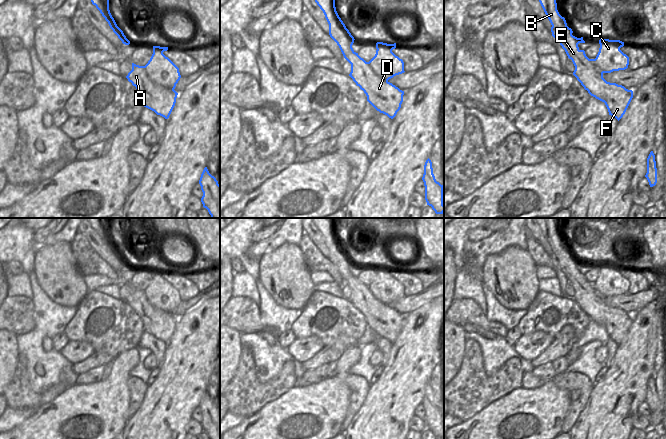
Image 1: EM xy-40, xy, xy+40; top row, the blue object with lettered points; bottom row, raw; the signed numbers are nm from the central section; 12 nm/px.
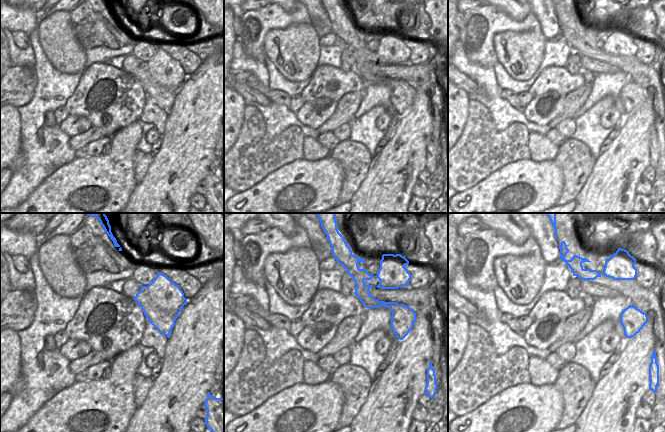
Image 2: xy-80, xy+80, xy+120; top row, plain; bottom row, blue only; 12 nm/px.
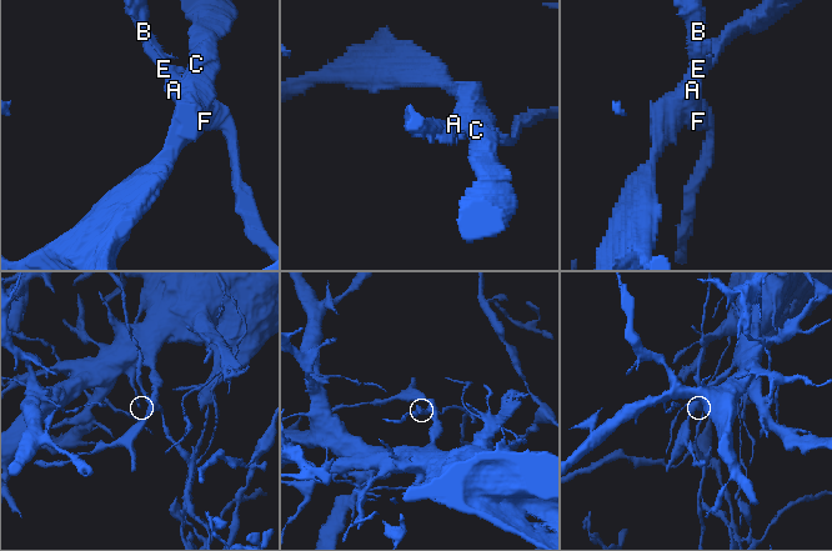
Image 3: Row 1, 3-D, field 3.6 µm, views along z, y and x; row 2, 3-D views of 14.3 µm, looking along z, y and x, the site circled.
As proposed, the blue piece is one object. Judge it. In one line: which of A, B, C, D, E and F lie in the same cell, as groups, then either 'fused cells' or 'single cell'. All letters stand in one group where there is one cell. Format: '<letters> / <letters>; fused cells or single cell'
A B D E F / C; fused cells

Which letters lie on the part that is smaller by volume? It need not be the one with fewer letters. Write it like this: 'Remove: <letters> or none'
Remove: A, B, D, E, F

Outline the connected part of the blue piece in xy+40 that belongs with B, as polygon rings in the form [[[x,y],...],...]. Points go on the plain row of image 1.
[[[536,218],[536,220],[552,249],[552,260],[560,267],[575,290],[573,299],[591,320],[604,326],[609,339],[619,345],[633,322],[633,315],[622,309],[607,306],[603,302],[603,296],[593,287],[594,283],[589,283],[585,275],[579,273],[578,268],[585,265],[583,261],[577,262],[572,259],[572,253],[559,238],[556,218]]]

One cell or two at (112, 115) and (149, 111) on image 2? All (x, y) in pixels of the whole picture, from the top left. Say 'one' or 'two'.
two

